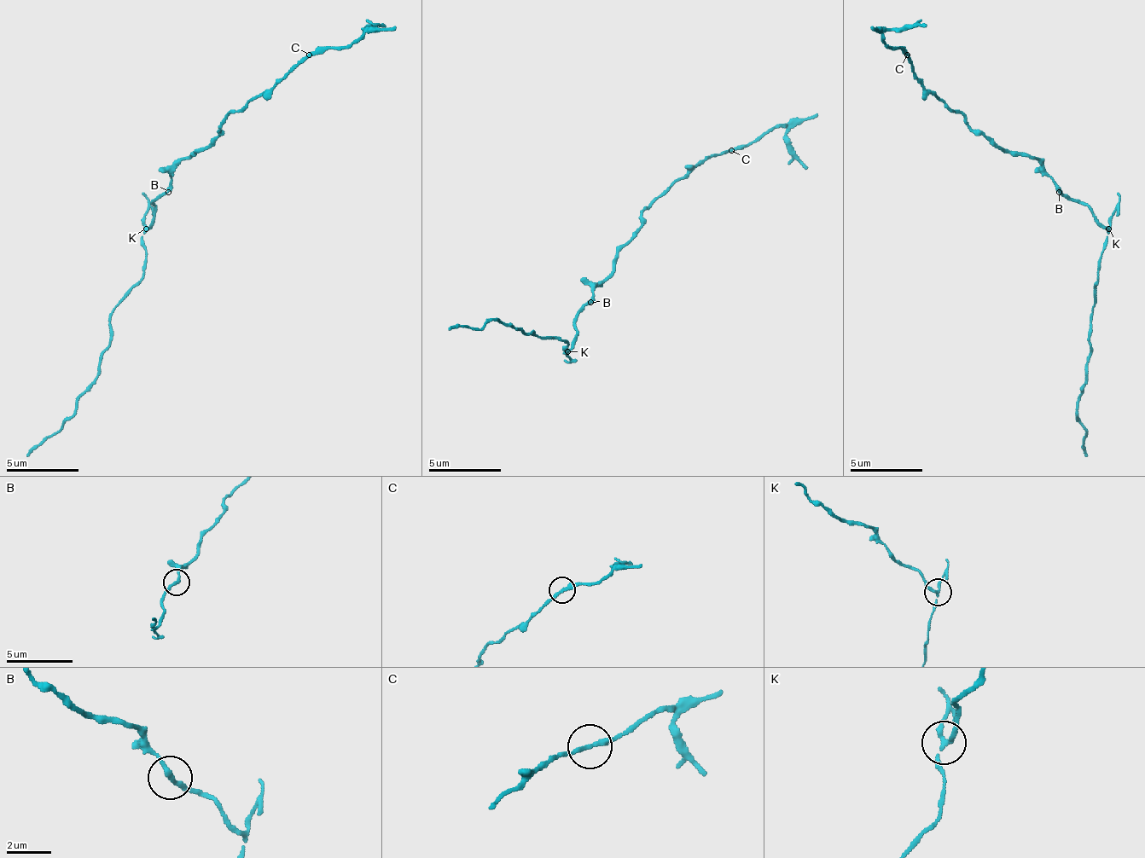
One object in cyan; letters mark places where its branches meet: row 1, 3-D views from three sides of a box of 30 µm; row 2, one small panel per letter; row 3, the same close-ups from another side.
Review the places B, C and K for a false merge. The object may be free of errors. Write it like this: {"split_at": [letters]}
{"split_at": ["K"]}

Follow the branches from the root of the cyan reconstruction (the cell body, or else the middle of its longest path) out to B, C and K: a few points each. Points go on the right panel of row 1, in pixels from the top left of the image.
B: (1052, 177), (1059, 192)
C: (1052, 177), (1033, 159), (1001, 152), (983, 134), (976, 134), (958, 112), (915, 76), (907, 55)
K: (1052, 177), (1052, 181), (1066, 195), (1077, 199), (1106, 228), (1109, 228)

